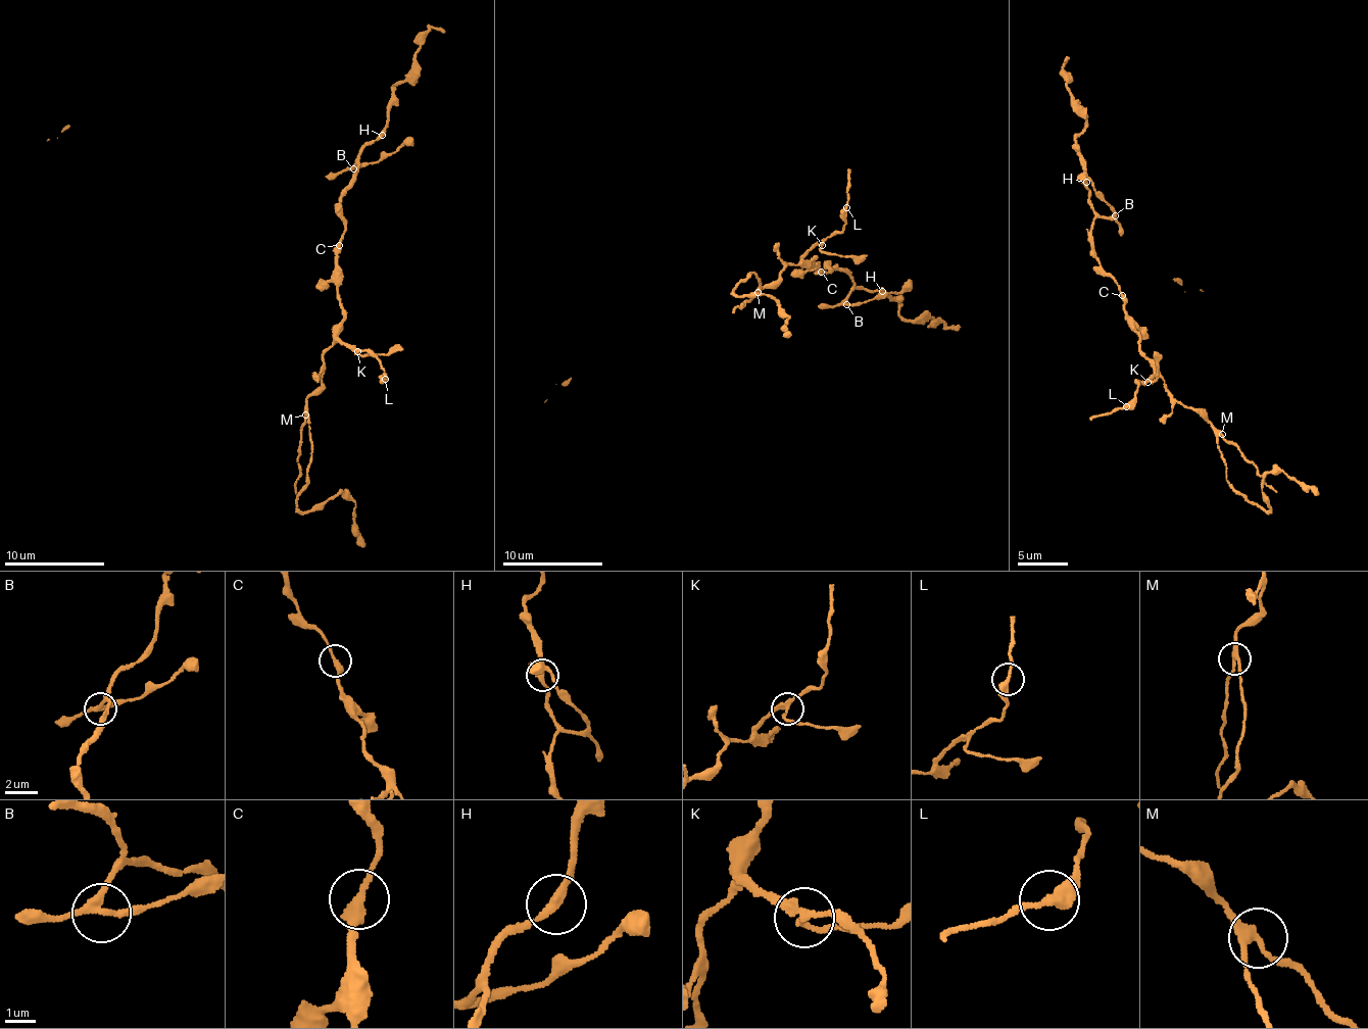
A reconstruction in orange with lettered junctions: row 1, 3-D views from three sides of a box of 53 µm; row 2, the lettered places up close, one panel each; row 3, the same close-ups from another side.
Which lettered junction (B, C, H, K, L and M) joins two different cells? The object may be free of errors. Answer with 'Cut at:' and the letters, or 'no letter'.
Cut at: M

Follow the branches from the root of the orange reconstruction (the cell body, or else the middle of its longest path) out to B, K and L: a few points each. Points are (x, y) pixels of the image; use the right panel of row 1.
B: (1122, 295), (1119, 286), (1098, 263), (1092, 235), (1096, 217), (1115, 215)
K: (1122, 295), (1125, 319), (1139, 338), (1139, 352), (1153, 366), (1152, 377), (1146, 378), (1147, 382)
L: (1122, 295), (1125, 319), (1139, 338), (1139, 352), (1153, 373), (1152, 377), (1138, 380), (1134, 400), (1126, 406)

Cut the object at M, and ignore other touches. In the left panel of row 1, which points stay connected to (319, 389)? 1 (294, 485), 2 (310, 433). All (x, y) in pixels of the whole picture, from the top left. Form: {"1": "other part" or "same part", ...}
{"1": "other part", "2": "same part"}

